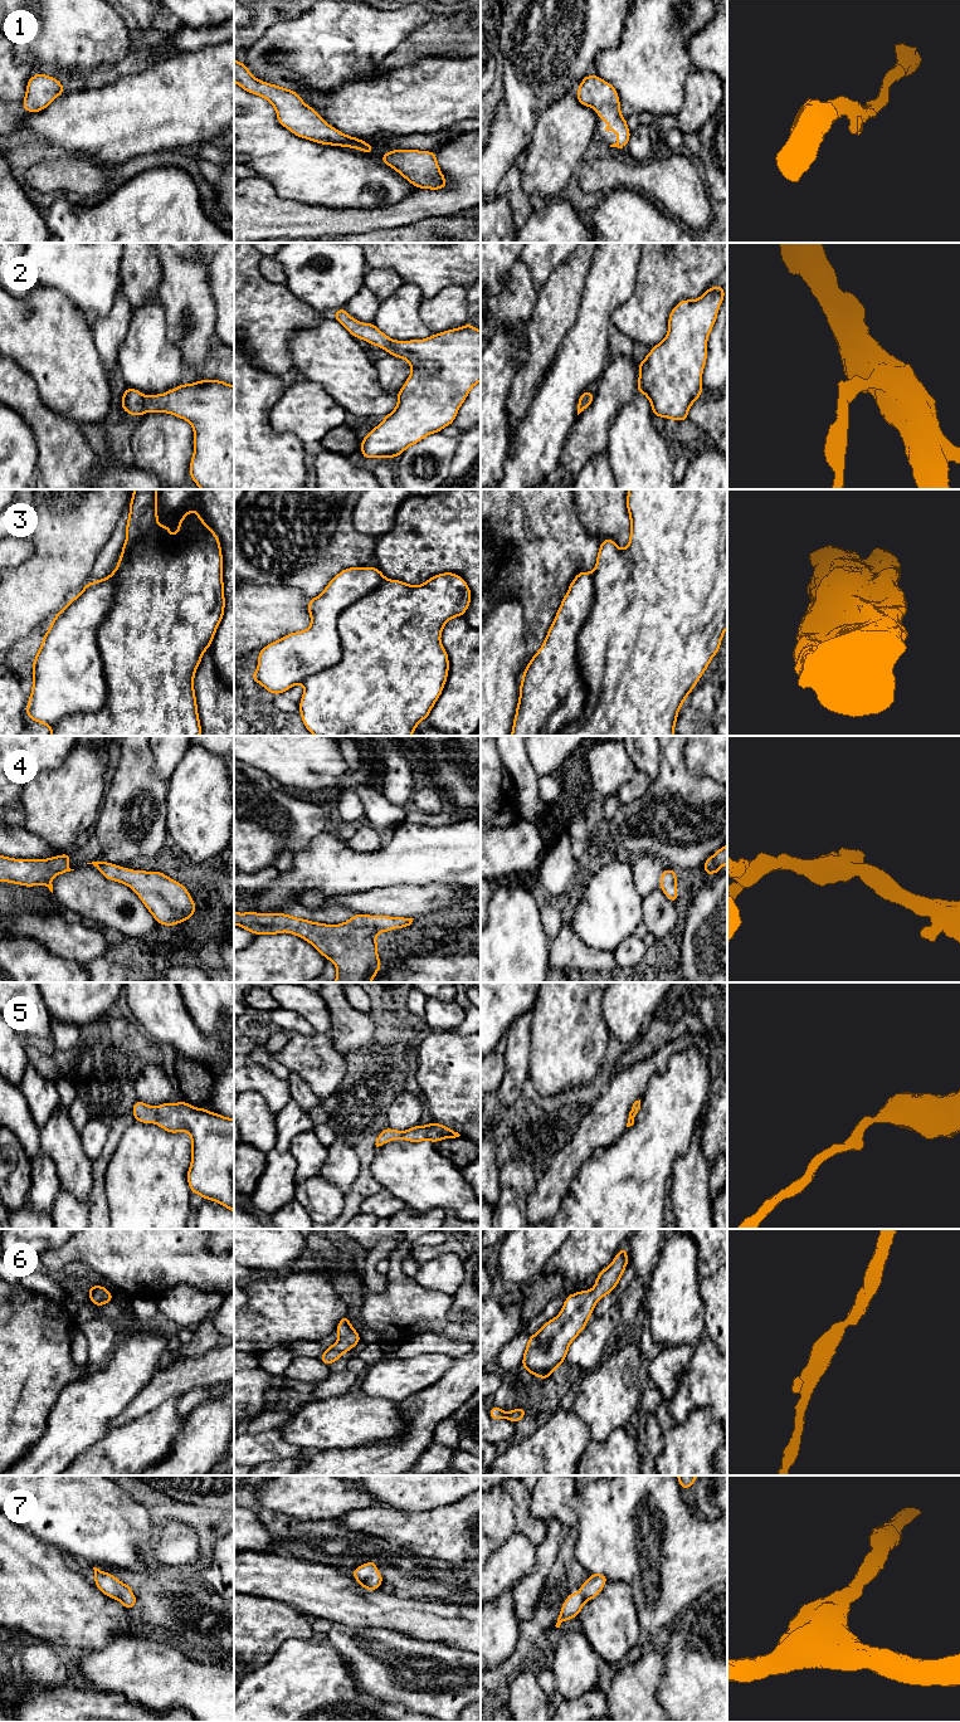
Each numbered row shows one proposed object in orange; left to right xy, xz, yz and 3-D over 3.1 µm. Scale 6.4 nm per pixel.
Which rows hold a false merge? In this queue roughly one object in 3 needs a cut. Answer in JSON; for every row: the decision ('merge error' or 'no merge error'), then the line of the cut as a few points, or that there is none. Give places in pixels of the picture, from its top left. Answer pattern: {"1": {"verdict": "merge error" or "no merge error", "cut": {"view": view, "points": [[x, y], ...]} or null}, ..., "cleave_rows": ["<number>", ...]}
{"1": {"verdict": "no merge error", "cut": null}, "2": {"verdict": "no merge error", "cut": null}, "3": {"verdict": "merge error", "cut": {"view": "xy", "points": [[113, 572], [115, 599], [97, 632], [106, 702], [52, 727]]}}, "4": {"verdict": "no merge error", "cut": null}, "5": {"verdict": "no merge error", "cut": null}, "6": {"verdict": "no merge error", "cut": null}, "7": {"verdict": "no merge error", "cut": null}, "cleave_rows": ["3"]}

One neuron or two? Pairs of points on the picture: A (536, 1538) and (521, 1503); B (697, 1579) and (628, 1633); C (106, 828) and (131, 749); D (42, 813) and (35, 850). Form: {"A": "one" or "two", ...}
{"A": "one", "B": "two", "C": "one", "D": "two"}

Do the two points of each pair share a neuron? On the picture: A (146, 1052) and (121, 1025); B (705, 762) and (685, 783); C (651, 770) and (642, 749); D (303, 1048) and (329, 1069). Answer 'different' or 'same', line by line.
A: same
B: different
C: same
D: same

